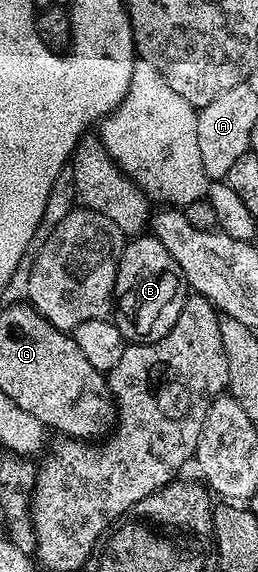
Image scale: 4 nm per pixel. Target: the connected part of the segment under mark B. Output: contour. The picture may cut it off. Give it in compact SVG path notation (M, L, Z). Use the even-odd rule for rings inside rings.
M144 233L125 242L114 296L114 322L125 341L129 344L153 343L166 337L166 333L174 329L174 321L178 321L189 294L190 288L184 282L182 269L178 261L170 257L170 249Z

